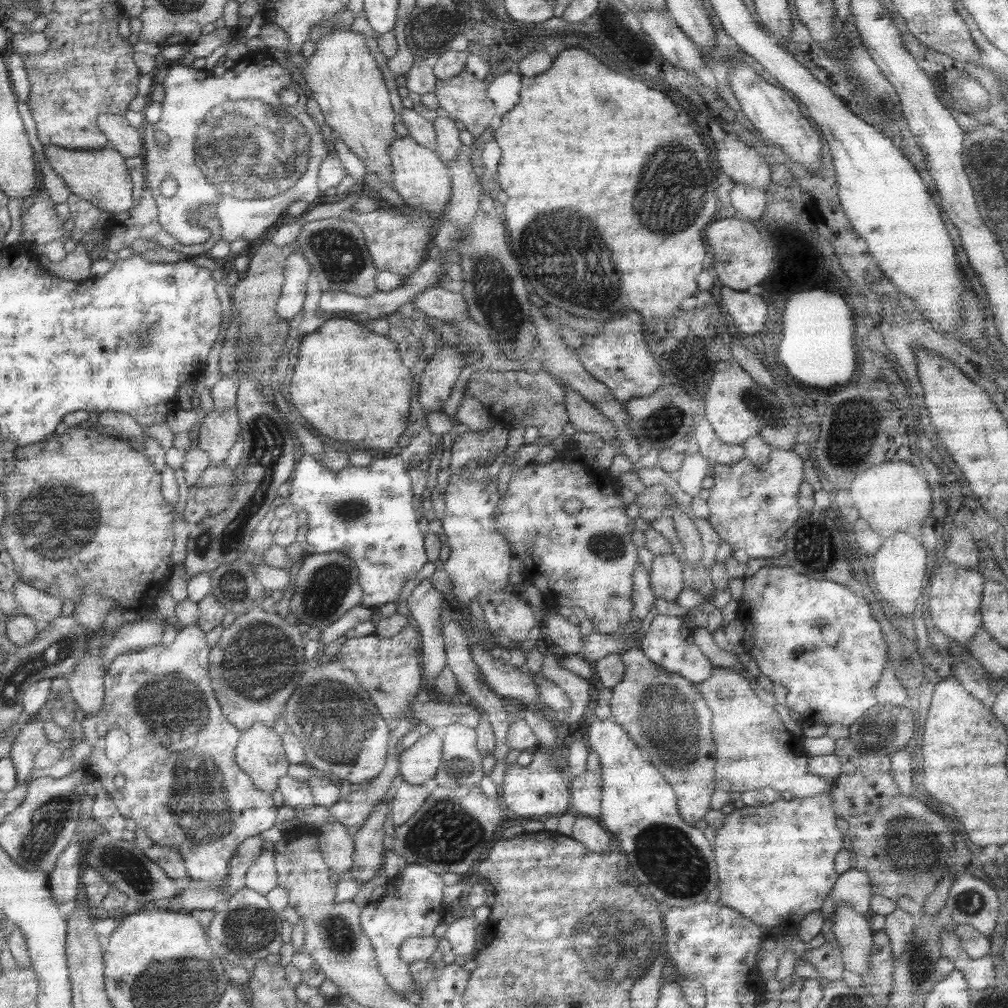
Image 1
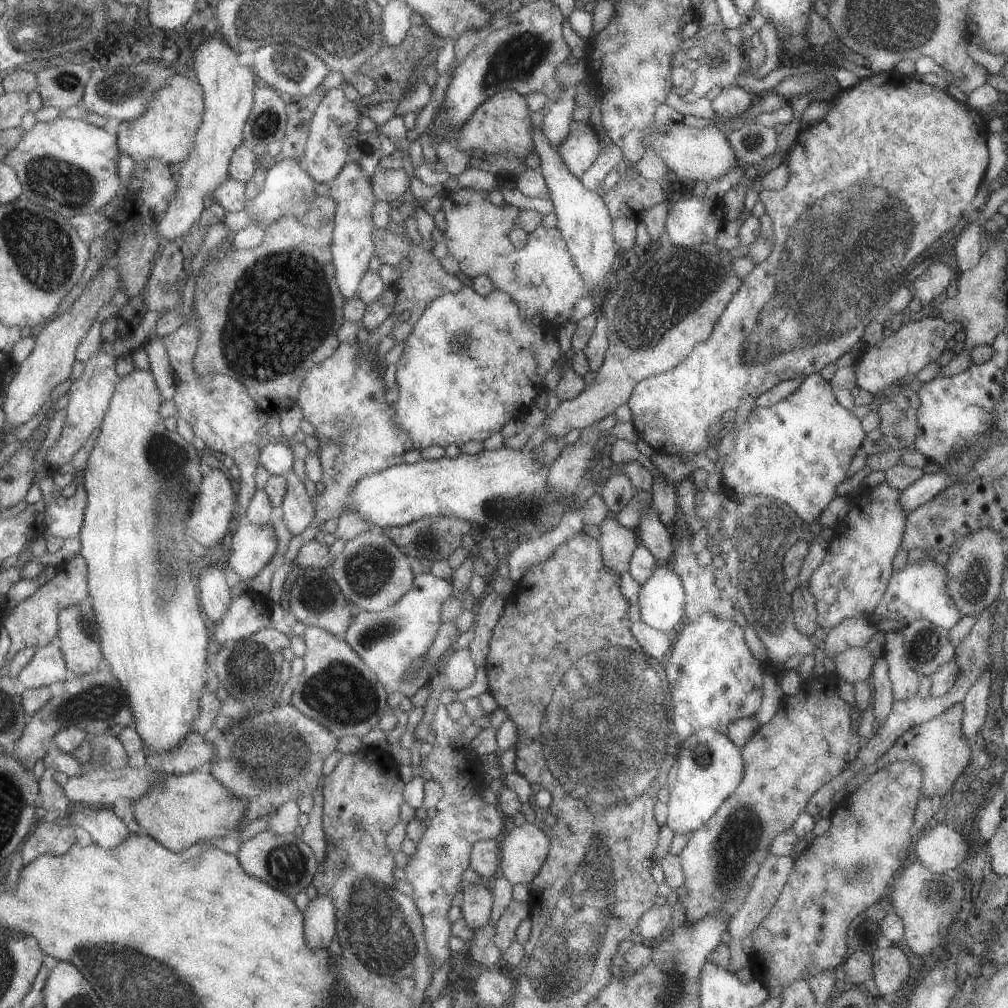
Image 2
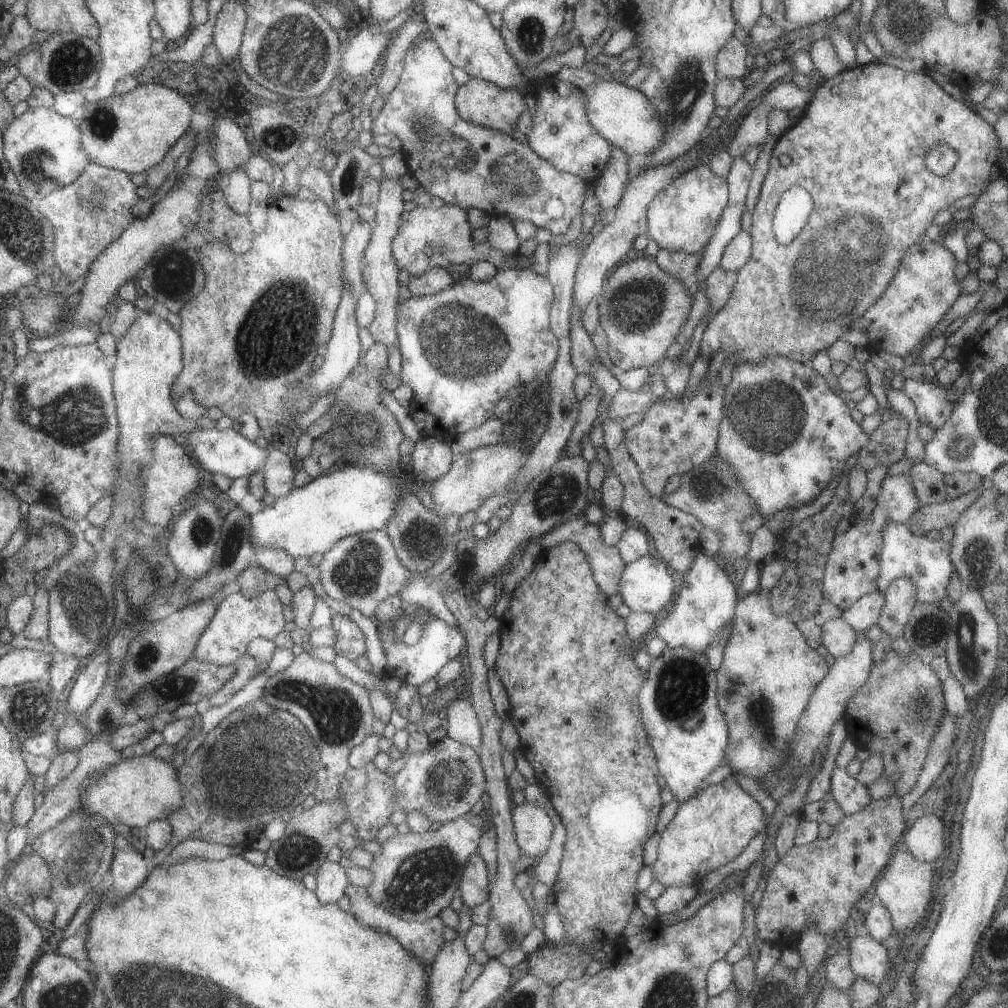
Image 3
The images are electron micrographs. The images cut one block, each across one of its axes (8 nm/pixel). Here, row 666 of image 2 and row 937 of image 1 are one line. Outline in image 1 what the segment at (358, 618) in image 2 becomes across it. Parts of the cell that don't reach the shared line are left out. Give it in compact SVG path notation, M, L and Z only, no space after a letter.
M407 864L397 878L387 882L387 892L383 892L383 896L379 896L379 900L367 902L361 908L361 916L359 916L361 928L375 950L377 970L381 972L381 976L385 976L387 984L403 1000L407 1000L407 998L415 1000L415 998L413 998L411 974L407 970L409 964L399 958L399 946L403 944L403 940L409 940L409 938L433 936L433 928L439 922L443 922L445 914L449 914L449 910L441 902L443 888L445 888L445 884L439 874L427 870L425 866L419 866L419 864Z

